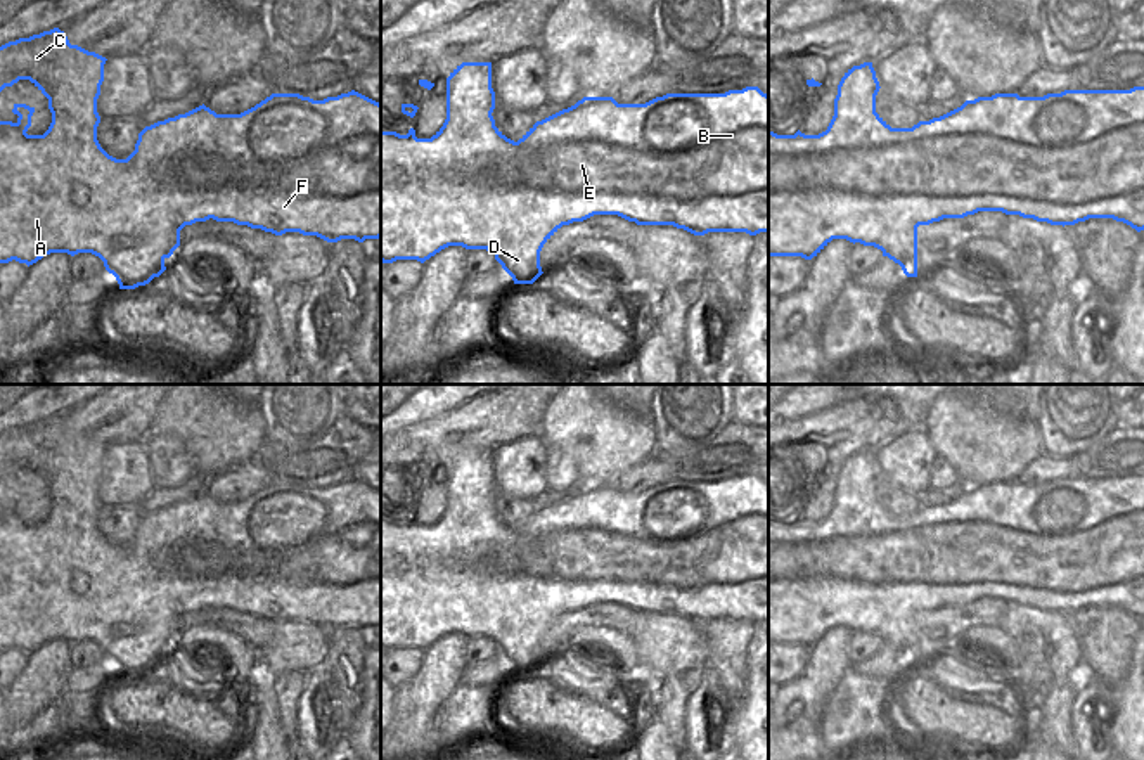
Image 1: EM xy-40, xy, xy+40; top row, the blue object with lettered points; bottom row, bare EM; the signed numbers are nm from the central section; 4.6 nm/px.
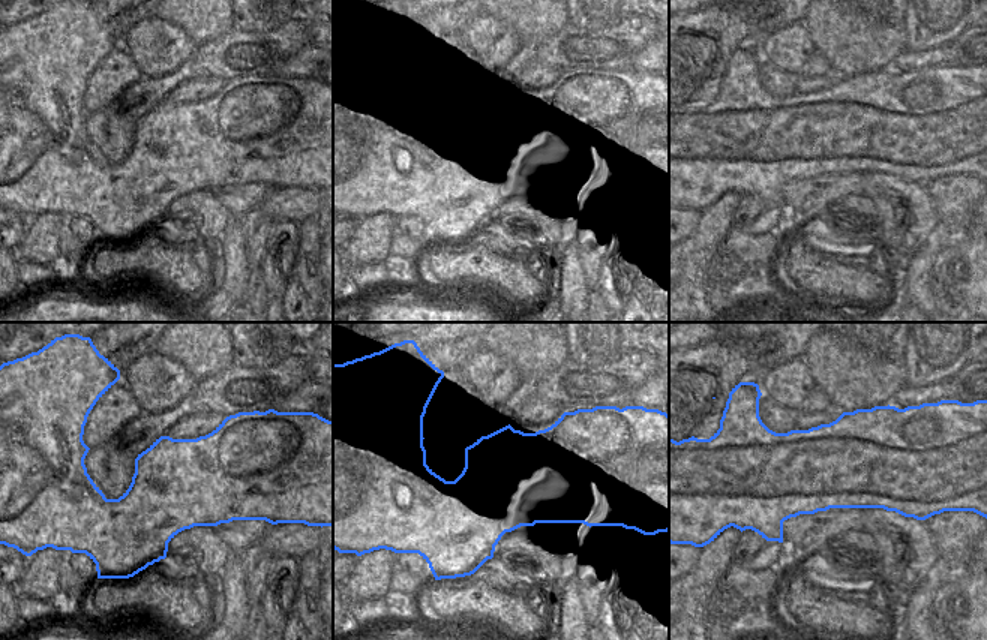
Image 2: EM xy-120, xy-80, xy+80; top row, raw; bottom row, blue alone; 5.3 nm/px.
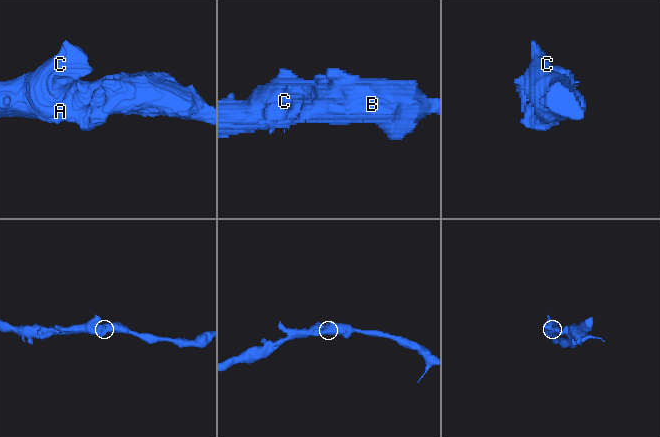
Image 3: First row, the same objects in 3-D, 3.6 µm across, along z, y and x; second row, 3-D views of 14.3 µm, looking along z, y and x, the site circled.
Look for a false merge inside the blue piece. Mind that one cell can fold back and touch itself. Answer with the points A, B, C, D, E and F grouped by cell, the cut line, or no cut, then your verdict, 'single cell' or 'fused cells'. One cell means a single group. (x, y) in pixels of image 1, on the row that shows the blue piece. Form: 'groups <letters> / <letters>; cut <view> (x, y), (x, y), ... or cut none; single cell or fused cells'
groups A B C D E F; cut none; single cell

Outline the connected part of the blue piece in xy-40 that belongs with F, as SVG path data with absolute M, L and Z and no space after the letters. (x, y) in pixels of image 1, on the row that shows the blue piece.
M59 28L33 35L29 38L19 38L0 47L0 92L5 87L12 87L19 80L29 80L47 99L52 113L52 123L43 135L28 135L31 126L31 116L35 107L26 104L14 104L12 113L17 114L17 121L0 121L0 263L12 260L26 263L28 267L42 260L50 253L67 253L71 256L78 253L92 253L104 261L104 267L112 274L119 284L119 289L135 289L149 284L154 277L159 277L166 267L164 260L173 254L180 246L180 230L185 225L196 222L206 222L209 218L216 222L234 222L237 225L247 225L251 229L261 229L275 235L286 232L299 232L303 235L317 235L327 242L337 242L341 239L355 239L363 242L365 239L381 237L381 104L351 90L337 97L327 97L324 100L313 100L299 93L272 93L254 107L241 114L216 114L204 104L175 118L157 121L145 126L138 133L135 151L126 159L116 159L109 156L97 140L97 126L100 116L97 113L97 99L100 95L100 85L104 81L106 57L88 52L78 45L71 45L66 33Z

